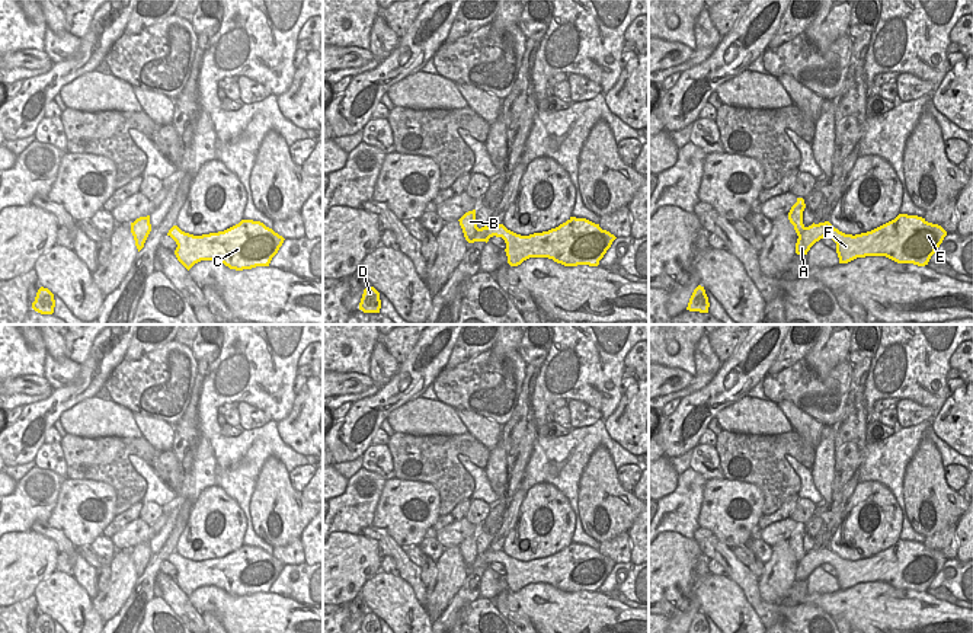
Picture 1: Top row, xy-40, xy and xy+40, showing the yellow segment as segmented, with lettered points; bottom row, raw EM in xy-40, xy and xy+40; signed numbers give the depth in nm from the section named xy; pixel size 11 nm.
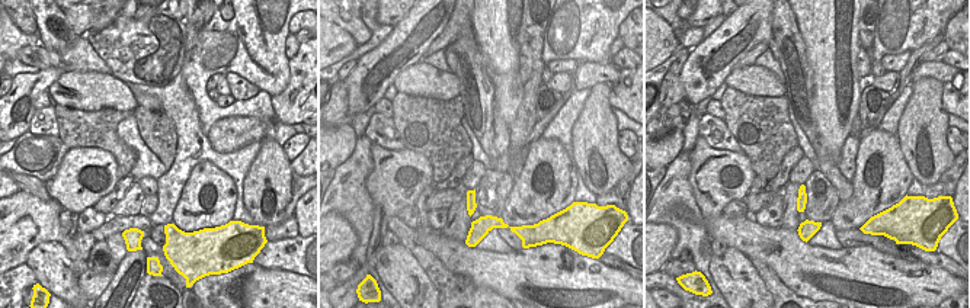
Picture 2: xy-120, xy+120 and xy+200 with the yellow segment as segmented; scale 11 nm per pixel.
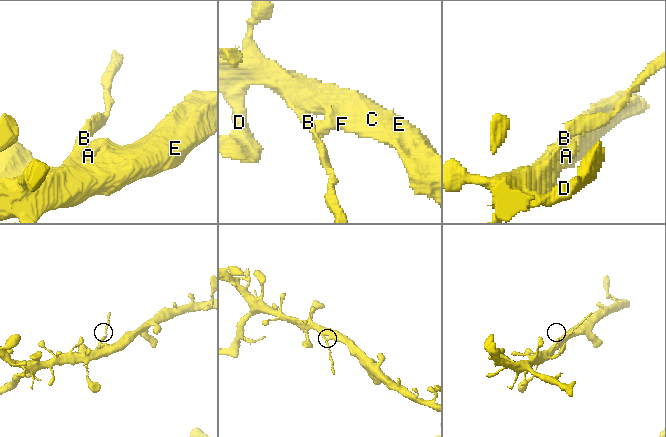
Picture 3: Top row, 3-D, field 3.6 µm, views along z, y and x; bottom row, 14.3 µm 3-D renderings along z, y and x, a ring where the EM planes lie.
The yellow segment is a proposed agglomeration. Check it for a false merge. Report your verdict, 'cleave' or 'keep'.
cleave

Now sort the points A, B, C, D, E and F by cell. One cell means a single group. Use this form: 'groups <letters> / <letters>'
groups A C D E F / B

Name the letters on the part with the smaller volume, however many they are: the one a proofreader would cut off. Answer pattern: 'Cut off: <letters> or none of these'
Cut off: B

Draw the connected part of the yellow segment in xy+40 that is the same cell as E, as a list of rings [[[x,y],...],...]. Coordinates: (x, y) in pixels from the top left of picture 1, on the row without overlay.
[[[899,540],[894,546],[855,562],[845,560],[825,547],[806,553],[797,565],[796,579],[807,581],[816,568],[829,563],[836,569],[839,589],[865,582],[886,582],[897,589],[925,592],[945,562],[941,552],[908,540]]]

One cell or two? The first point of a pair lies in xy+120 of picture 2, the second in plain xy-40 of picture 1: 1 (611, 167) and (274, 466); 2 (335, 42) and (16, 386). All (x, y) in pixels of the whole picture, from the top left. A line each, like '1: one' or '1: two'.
1: one
2: one

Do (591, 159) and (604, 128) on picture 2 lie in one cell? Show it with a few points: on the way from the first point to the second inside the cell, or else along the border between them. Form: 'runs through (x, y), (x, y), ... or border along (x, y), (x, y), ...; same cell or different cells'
runs through (595, 151), (596, 135); same cell

